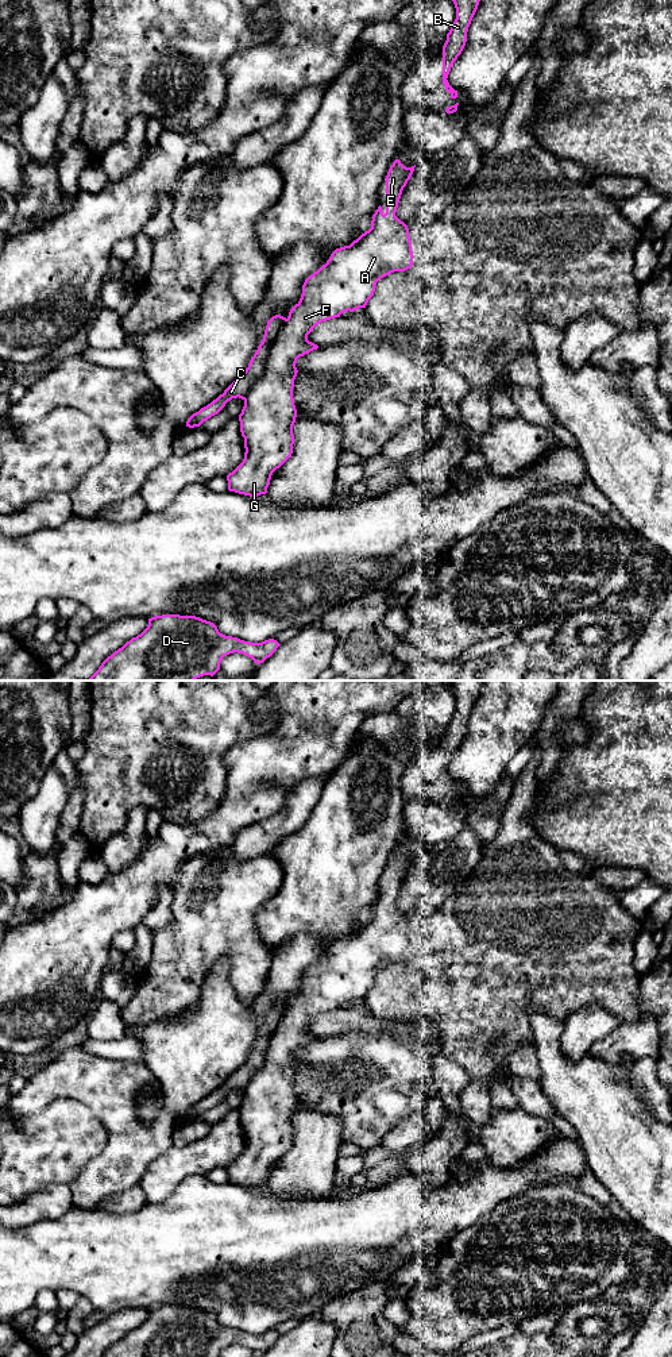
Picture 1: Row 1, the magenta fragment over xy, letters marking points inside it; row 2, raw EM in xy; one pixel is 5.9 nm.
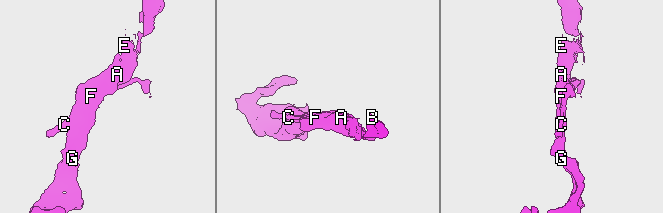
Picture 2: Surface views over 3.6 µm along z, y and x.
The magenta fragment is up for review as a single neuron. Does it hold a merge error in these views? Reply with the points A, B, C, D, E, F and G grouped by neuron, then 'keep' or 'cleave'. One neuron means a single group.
groups A B D E F G / C; cleave

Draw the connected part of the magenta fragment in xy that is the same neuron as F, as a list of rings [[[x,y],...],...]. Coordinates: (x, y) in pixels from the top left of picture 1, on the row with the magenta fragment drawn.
[[[399,159],[393,162],[385,178],[386,211],[383,212],[379,205],[372,215],[371,228],[349,246],[336,248],[327,263],[305,280],[300,301],[290,309],[285,325],[269,348],[263,373],[244,398],[239,421],[246,452],[243,462],[227,475],[229,491],[250,497],[266,494],[273,473],[291,456],[293,425],[297,417],[293,398],[294,379],[298,373],[296,363],[300,356],[318,348],[317,344],[308,340],[312,329],[321,321],[340,317],[344,312],[366,308],[381,278],[412,267],[413,251],[409,228],[395,216],[395,212],[414,167],[416,165],[403,166]]]

